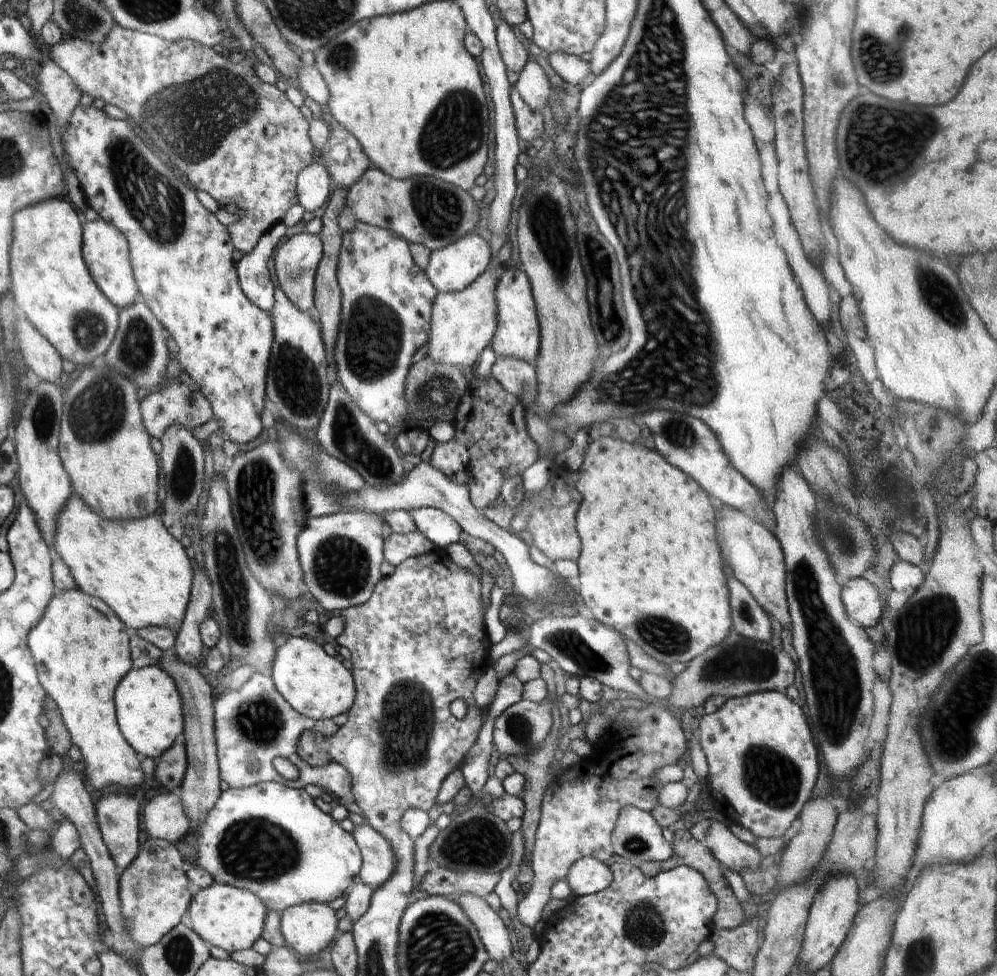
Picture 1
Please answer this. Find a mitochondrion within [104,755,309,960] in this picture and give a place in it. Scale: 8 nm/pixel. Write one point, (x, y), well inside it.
(255, 849)

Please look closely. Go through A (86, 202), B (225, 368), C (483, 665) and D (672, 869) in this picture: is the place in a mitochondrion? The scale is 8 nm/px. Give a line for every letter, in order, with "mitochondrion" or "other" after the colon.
A: other
B: other
C: other
D: other

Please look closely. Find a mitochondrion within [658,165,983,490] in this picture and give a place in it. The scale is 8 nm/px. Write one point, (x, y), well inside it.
(936, 289)

